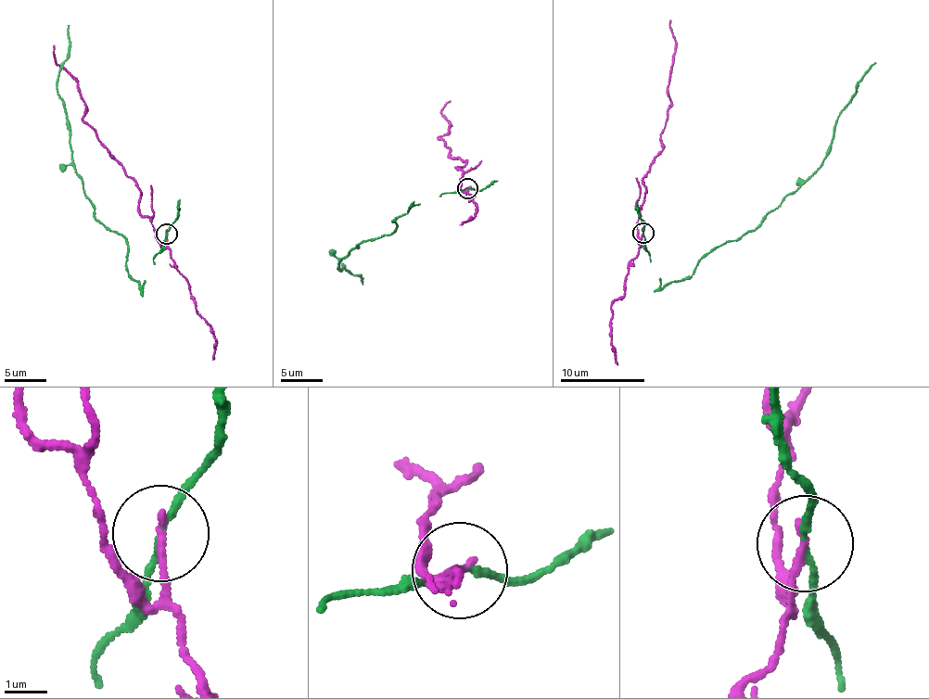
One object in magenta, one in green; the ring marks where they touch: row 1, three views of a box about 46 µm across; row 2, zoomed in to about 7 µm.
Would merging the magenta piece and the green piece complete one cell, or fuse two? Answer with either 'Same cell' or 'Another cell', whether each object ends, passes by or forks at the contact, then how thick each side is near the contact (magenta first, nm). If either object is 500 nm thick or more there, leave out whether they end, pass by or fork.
Another cell. At the ring magenta ends. At the ring green passes by. Thickness 200 nm (magenta) against 110 nm

